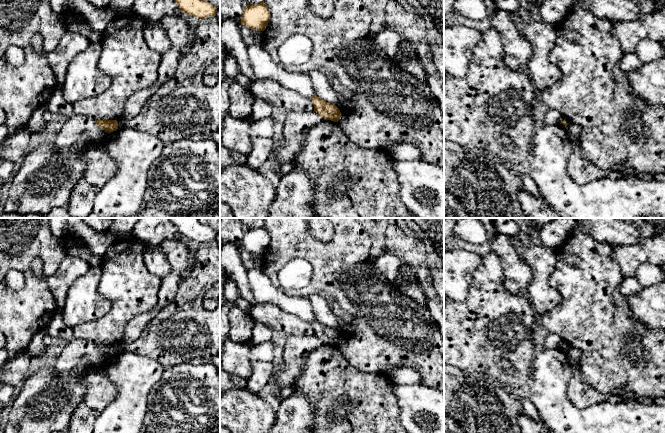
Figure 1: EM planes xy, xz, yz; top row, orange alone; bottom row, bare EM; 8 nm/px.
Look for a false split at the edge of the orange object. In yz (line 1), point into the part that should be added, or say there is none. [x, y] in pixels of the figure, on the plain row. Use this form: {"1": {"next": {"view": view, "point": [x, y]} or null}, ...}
{"1": {"next": null}}

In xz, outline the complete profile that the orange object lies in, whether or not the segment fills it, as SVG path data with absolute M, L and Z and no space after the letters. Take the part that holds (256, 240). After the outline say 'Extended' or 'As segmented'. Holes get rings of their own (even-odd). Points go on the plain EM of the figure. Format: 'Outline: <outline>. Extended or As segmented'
Outline: M263 225L260 228L246 230L241 242L241 248L249 253L264 255L268 250L270 241L269 232Z. As segmented

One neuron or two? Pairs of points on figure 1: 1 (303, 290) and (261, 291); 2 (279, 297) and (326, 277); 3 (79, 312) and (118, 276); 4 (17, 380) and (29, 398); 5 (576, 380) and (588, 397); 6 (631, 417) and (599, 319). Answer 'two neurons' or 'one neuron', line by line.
1: two neurons
2: two neurons
3: two neurons
4: two neurons
5: one neuron
6: two neurons

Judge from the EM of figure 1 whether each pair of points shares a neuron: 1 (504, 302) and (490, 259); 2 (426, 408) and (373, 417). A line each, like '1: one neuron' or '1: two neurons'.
1: one neuron
2: two neurons

